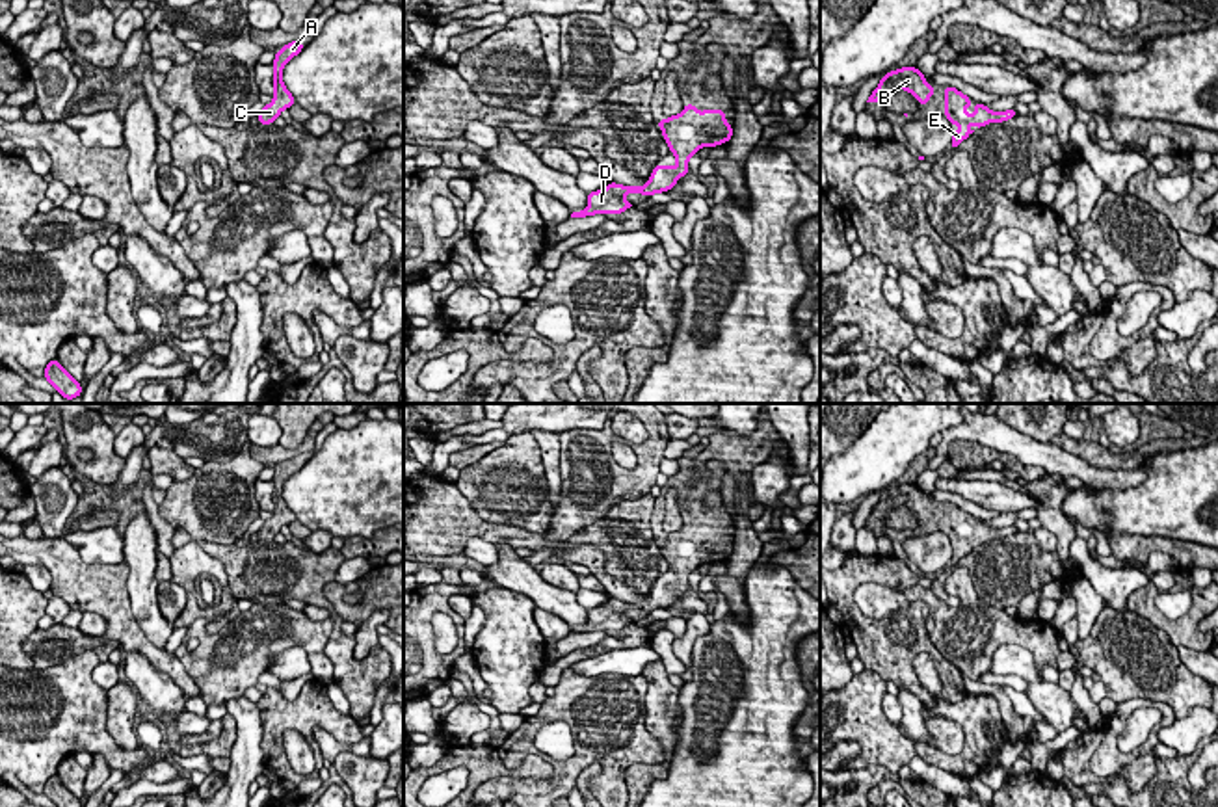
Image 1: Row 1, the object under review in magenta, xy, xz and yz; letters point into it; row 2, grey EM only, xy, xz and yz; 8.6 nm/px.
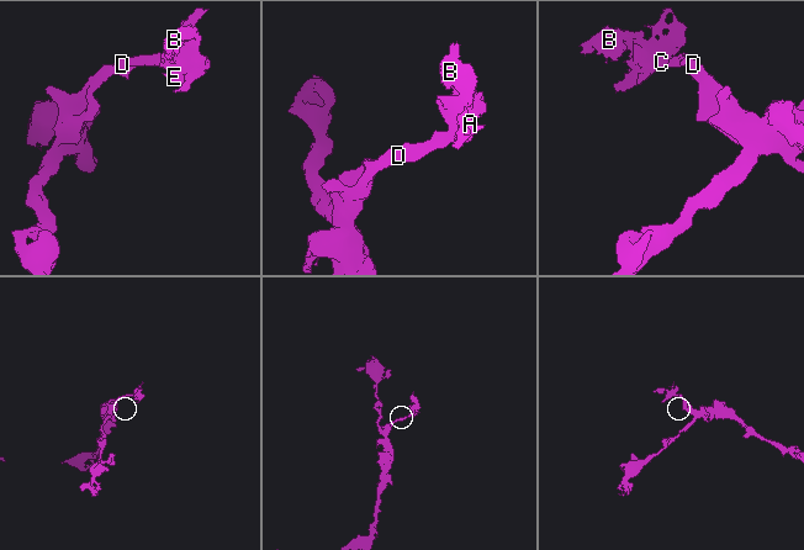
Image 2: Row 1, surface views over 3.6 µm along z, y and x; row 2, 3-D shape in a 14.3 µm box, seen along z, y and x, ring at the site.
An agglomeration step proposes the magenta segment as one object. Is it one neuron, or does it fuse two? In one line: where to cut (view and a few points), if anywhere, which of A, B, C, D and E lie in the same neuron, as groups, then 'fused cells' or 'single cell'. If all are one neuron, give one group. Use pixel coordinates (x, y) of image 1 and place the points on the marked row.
cut none; groups A B C D E; single cell

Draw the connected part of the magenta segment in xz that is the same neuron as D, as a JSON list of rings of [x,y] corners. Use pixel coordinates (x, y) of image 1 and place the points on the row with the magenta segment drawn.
[[[684,104],[684,110],[668,119],[656,121],[664,141],[675,154],[677,165],[655,165],[649,182],[643,186],[623,186],[617,182],[606,184],[604,190],[588,193],[588,206],[573,212],[571,218],[588,218],[595,214],[623,214],[632,205],[625,199],[627,193],[666,193],[681,177],[690,171],[688,160],[701,147],[727,145],[733,138],[733,125],[725,121],[725,110],[708,110],[701,113],[694,104]]]

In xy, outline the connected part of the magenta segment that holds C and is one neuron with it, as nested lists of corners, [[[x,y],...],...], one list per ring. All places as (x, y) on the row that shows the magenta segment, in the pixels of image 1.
[[[298,39],[298,41],[286,43],[281,50],[275,52],[273,100],[270,104],[264,104],[264,108],[257,115],[260,125],[273,125],[273,121],[281,115],[283,110],[288,110],[290,106],[296,104],[296,99],[286,89],[281,73],[283,73],[283,67],[303,50],[303,46],[305,45]]]

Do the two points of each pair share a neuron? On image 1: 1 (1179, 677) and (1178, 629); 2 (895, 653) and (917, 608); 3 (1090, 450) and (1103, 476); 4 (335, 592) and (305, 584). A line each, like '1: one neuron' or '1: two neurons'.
1: two neurons
2: one neuron
3: two neurons
4: two neurons

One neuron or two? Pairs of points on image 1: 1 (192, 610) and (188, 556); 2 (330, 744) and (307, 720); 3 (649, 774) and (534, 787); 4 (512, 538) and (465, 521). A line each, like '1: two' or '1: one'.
1: one
2: two
3: two
4: one

